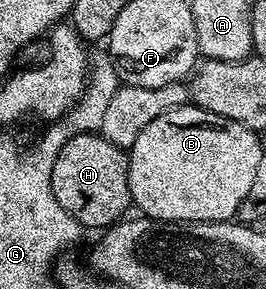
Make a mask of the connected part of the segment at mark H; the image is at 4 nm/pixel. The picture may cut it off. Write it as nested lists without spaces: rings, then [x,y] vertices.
[[[86,132],[77,134],[61,146],[57,162],[53,162],[53,198],[84,229],[106,230],[119,223],[132,207],[129,190],[128,153],[113,146],[102,134]]]

